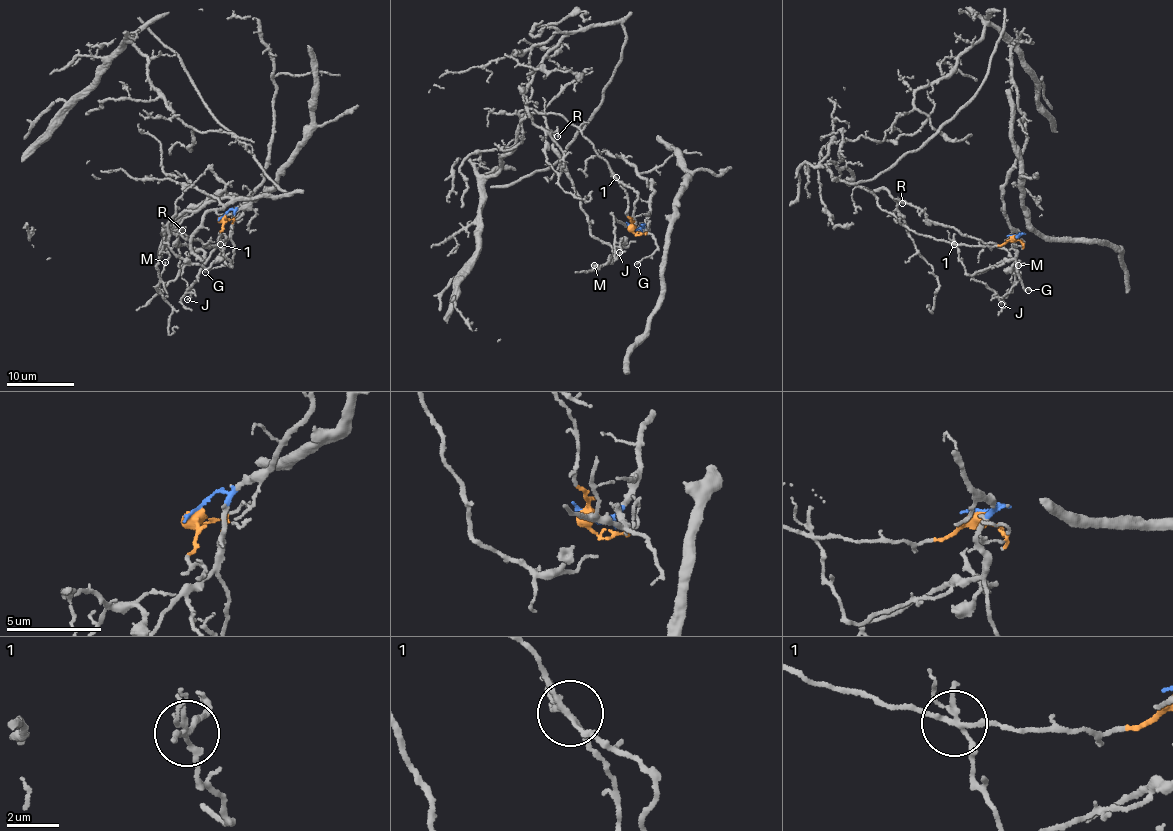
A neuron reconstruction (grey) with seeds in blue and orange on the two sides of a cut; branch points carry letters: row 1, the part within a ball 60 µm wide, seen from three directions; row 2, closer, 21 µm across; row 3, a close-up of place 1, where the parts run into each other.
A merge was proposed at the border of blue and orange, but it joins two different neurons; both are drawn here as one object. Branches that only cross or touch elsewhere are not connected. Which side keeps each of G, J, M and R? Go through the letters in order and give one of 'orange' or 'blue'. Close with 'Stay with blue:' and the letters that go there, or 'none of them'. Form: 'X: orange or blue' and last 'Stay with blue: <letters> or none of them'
G: blue
J: blue
M: orange
R: orange
Stay with blue: G, J

